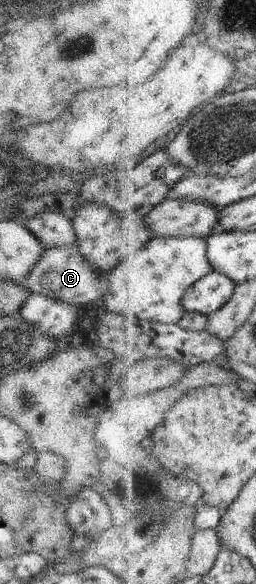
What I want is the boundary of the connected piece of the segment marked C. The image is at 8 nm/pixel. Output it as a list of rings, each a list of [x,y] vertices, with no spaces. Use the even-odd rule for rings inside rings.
[[[74,244],[44,249],[38,262],[34,264],[31,272],[23,278],[20,284],[31,294],[43,294],[48,298],[79,307],[103,296],[108,291],[109,281],[108,275],[102,277],[77,251],[77,246]]]

